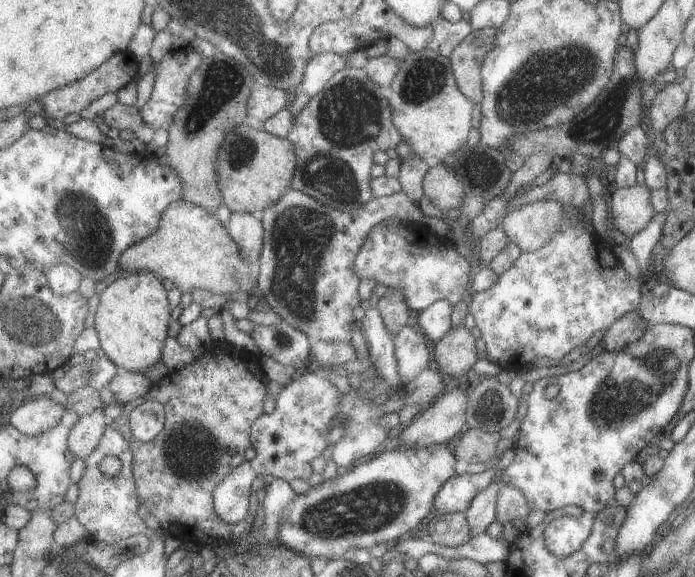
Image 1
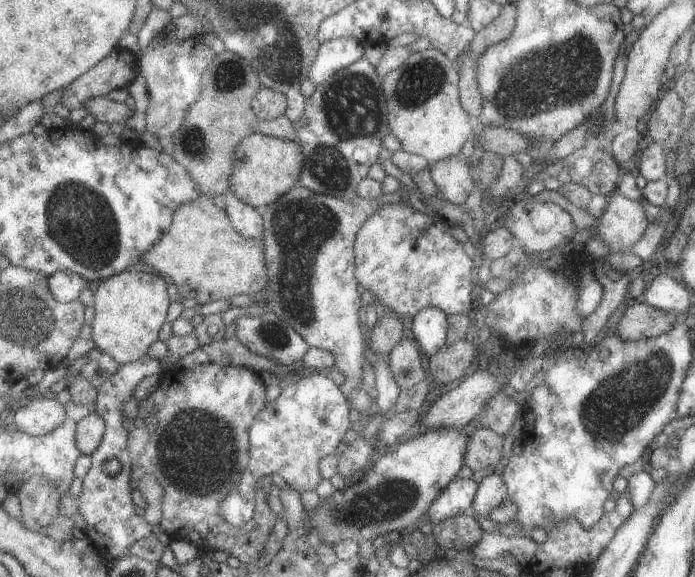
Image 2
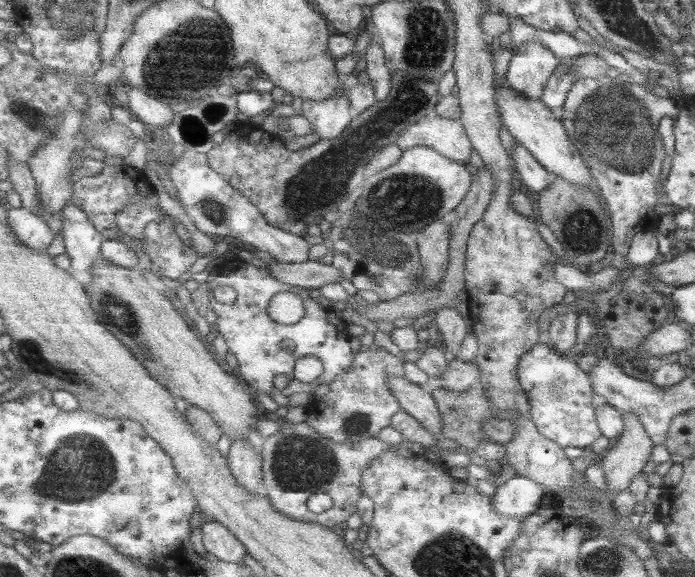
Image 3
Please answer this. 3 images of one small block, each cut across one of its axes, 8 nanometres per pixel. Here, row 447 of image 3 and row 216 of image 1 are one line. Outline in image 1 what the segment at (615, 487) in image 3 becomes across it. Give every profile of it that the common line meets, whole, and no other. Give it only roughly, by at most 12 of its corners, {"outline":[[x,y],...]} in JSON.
{"outline":[[645,184],[613,188],[615,228],[625,240],[643,234],[655,218]]}

